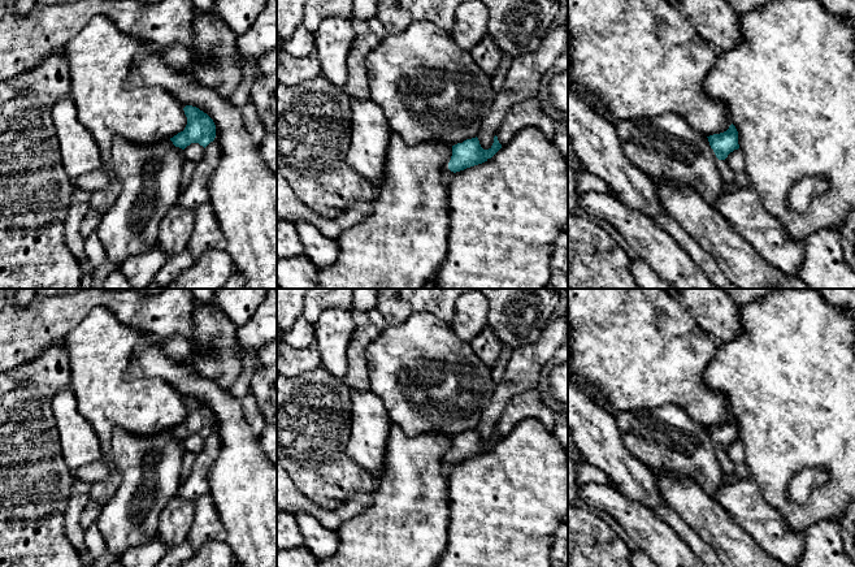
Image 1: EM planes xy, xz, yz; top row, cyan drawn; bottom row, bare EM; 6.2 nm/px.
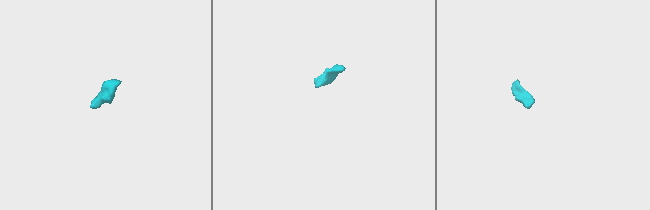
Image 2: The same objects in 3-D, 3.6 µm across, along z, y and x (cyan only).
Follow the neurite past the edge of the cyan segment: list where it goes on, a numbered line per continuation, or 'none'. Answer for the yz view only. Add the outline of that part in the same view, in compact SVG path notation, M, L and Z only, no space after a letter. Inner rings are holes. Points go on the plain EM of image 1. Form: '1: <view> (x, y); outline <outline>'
1: yz (727, 466); outline M725 451L719 453L719 463L724 475L734 473L734 463L729 459Z

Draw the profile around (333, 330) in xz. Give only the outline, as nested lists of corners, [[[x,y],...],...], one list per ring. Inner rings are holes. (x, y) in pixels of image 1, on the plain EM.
[[[343,308],[326,310],[314,323],[321,367],[335,378],[343,380],[347,373],[347,347],[356,328],[350,310]]]

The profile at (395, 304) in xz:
[[[379,289],[377,308],[389,326],[399,325],[417,312],[451,324],[456,300],[472,290],[477,289]]]

